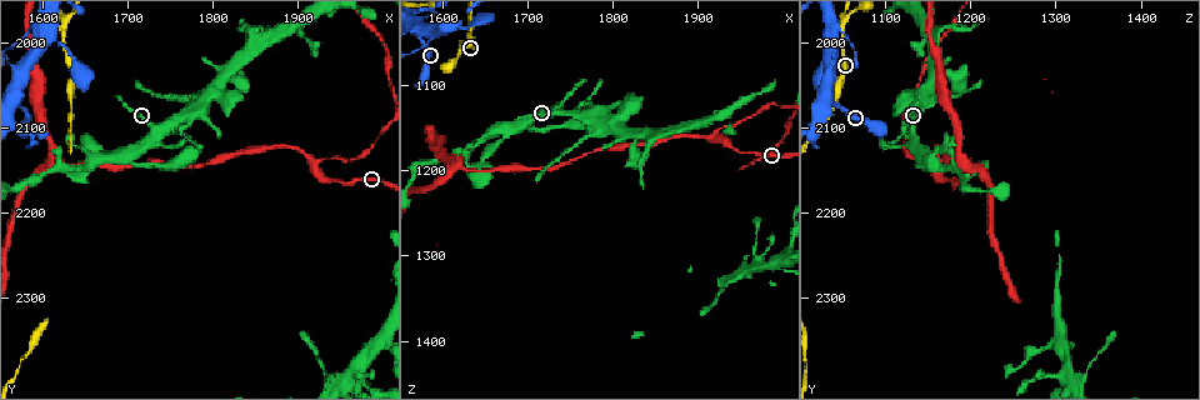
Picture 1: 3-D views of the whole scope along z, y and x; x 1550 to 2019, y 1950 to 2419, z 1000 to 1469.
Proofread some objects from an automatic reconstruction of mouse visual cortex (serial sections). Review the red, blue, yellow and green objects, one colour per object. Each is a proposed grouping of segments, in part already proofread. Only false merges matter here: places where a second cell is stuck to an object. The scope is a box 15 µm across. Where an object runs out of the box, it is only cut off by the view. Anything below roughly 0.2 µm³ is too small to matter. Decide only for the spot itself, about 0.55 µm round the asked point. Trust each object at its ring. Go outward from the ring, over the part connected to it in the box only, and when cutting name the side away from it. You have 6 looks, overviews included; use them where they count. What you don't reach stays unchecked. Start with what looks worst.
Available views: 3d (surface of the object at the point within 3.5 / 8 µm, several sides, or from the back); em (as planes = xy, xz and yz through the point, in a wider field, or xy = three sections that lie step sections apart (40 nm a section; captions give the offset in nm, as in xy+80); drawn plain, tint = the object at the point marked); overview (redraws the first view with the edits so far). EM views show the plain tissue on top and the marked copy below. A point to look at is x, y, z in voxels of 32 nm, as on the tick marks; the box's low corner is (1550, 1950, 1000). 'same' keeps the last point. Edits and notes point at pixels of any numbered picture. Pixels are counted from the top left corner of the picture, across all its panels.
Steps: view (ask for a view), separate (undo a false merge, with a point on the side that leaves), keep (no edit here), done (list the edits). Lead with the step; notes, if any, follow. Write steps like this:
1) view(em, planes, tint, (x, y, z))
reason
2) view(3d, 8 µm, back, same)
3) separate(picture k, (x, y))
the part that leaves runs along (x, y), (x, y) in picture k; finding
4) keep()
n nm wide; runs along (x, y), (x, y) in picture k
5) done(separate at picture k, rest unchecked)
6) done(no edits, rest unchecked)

view(3d, 3.5 µm, (1920, 2150, 1165))

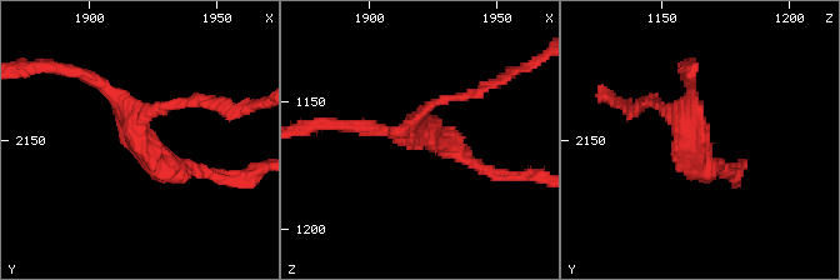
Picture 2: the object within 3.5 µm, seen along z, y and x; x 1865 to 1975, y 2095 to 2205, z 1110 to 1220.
view(em, xy, step 3, tint, (1919, 2148, 1163))

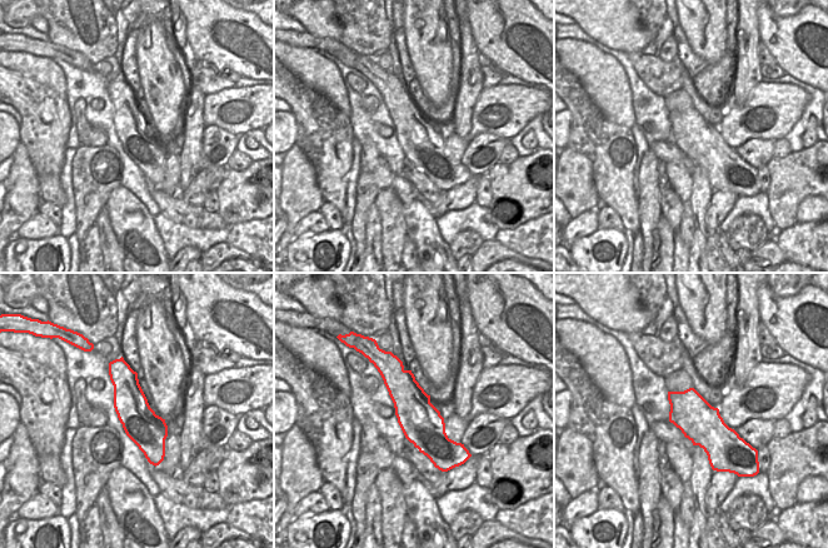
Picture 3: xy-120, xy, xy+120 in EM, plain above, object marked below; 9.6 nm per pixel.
keep()
arms of 100, 150, 200 nm; continuous, no second cell

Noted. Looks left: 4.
view(3d, 8 µm, (1615, 2145, 1190))
branch point

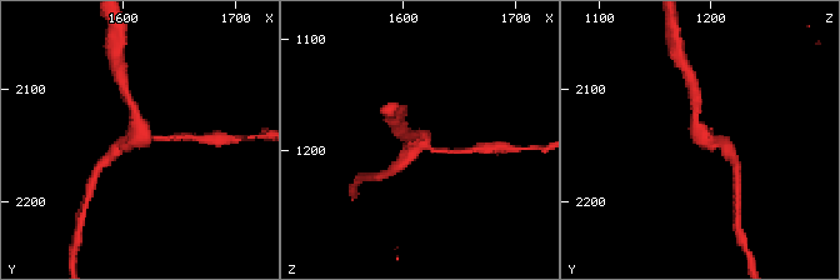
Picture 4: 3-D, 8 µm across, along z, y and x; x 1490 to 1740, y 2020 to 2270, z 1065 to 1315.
view(3d, 3.5 µm, back, (1614, 2144, 1192))
zoom in

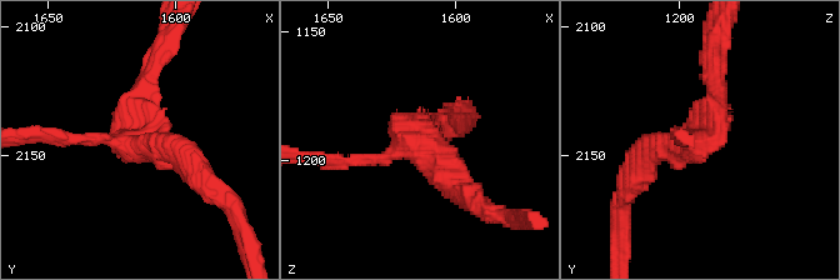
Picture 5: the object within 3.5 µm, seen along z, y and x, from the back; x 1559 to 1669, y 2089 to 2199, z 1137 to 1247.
keep()
runs along (60, 136), (133, 144), (151, 64) in picture 5; all the same cell

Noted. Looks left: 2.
view(3d, 3.5 µm, (1635, 2075, 1040))

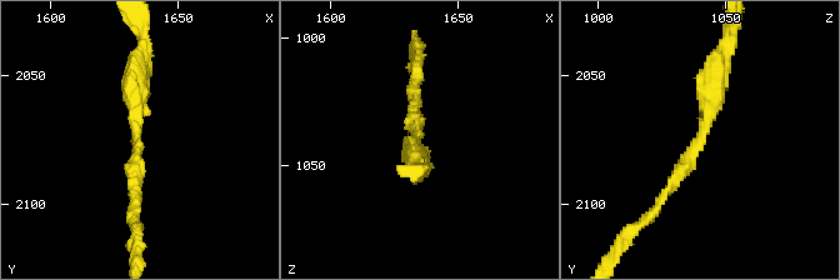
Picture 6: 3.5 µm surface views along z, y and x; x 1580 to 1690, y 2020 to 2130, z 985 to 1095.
view(em, xy, step 1, tint, (1633, 2075, 1041))
arms of 150, 300 nm

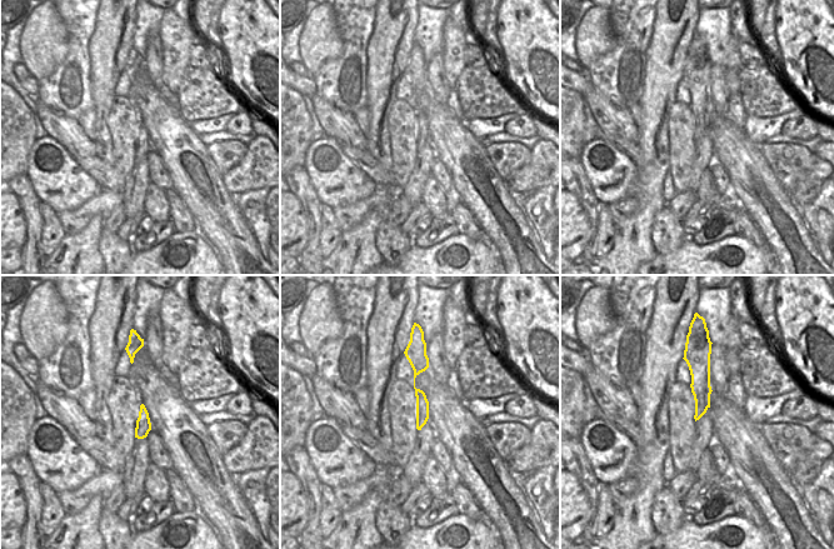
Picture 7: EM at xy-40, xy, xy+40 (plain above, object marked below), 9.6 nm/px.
keep()
runs along (413, 362), (419, 424) in picture 7; all the same cell

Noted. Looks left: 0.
done(no edits, rest unchecked)

